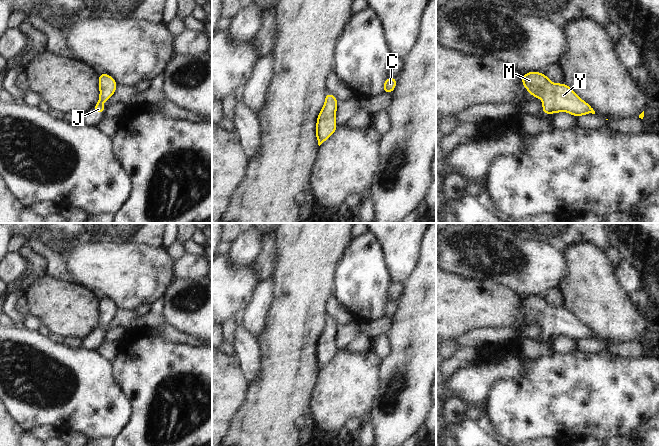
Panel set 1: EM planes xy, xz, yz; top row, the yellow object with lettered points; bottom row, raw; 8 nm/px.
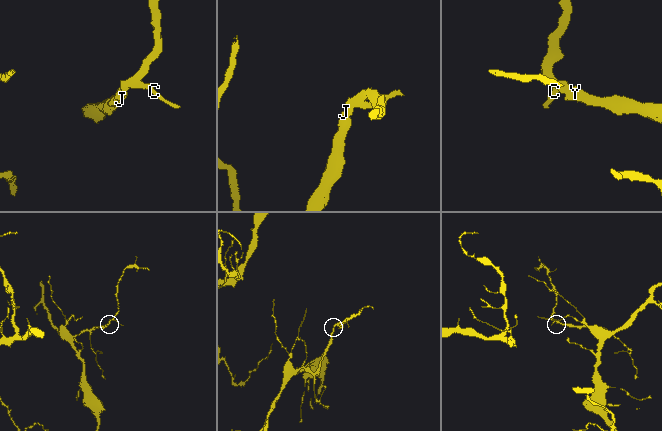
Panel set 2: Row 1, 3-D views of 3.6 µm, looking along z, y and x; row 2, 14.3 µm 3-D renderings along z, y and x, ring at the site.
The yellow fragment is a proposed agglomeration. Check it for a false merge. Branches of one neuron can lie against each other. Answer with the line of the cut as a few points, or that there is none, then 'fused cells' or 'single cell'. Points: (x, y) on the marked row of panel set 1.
no cut; single cell

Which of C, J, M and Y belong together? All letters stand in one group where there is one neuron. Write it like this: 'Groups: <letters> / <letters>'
Groups: C J M Y

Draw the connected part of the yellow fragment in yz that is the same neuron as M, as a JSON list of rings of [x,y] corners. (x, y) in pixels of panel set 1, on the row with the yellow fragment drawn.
[[[528,72],[522,76],[522,84],[528,92],[543,100],[543,114],[569,112],[575,117],[595,114],[593,108],[581,100],[579,96],[564,83],[552,84],[546,74]]]

